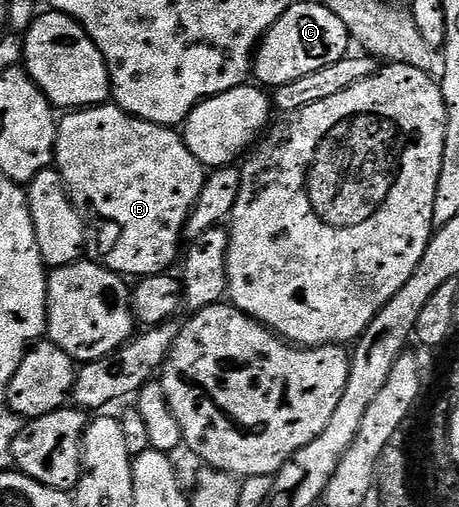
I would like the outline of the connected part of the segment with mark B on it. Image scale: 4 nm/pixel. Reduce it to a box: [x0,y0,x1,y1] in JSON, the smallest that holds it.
[53,105,207,277]

